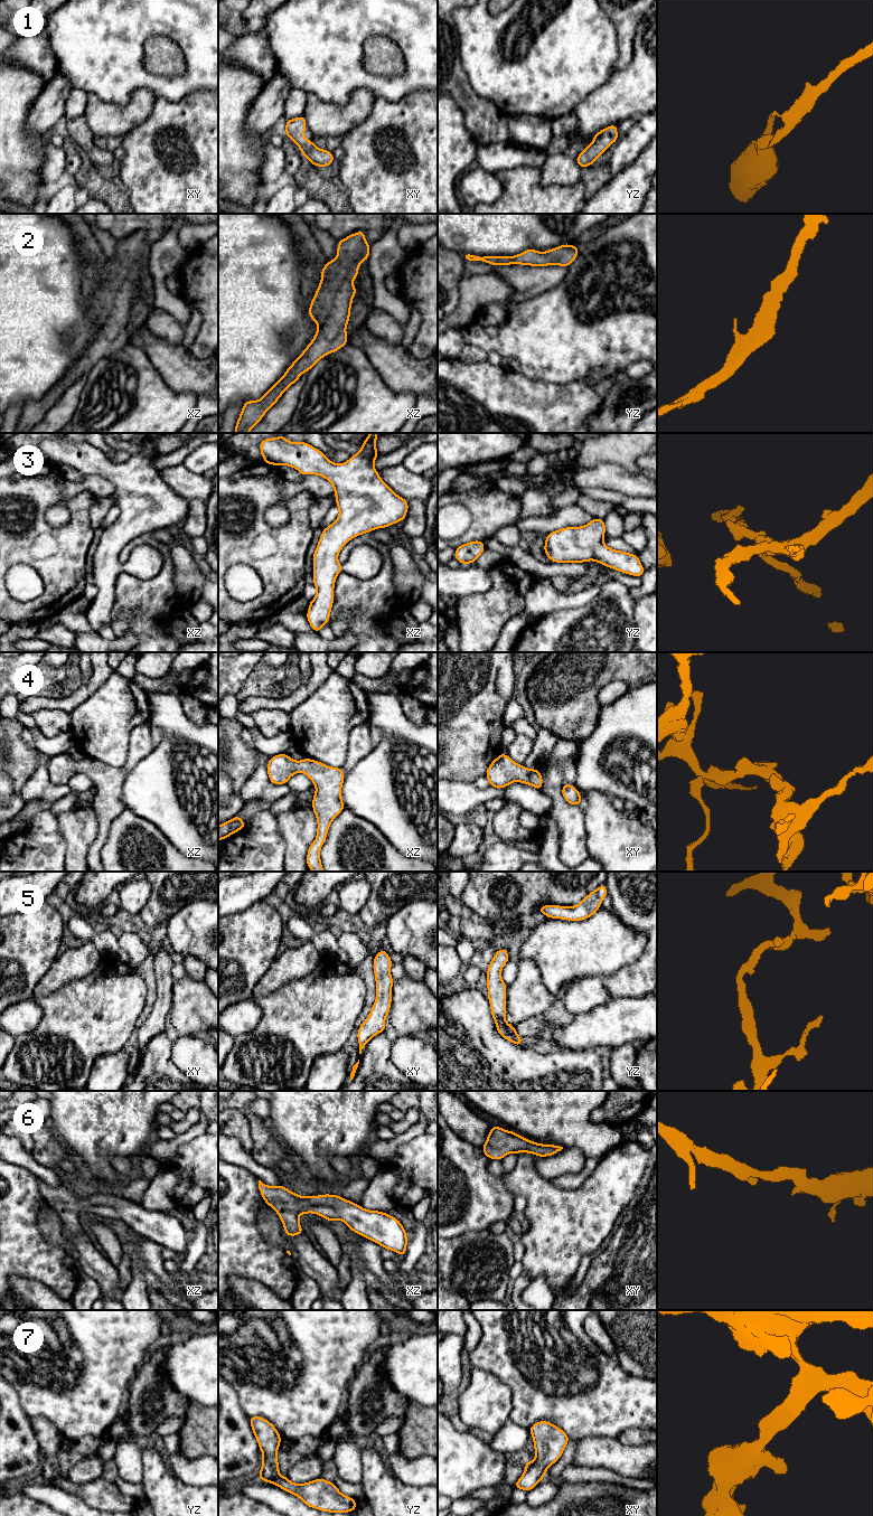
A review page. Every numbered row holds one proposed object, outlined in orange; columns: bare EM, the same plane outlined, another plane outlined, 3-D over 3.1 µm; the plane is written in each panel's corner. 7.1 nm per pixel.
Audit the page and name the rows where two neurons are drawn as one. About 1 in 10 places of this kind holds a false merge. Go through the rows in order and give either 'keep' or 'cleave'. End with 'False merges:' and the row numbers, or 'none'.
1: keep
2: keep
3: keep
4: keep
5: keep
6: keep
7: keep
False merges: none

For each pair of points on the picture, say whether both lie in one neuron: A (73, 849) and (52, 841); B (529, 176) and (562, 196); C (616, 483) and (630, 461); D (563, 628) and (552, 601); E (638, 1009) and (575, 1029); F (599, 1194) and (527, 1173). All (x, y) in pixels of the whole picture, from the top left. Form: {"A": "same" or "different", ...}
{"A": "different", "B": "same", "C": "different", "D": "different", "E": "same", "F": "same"}

